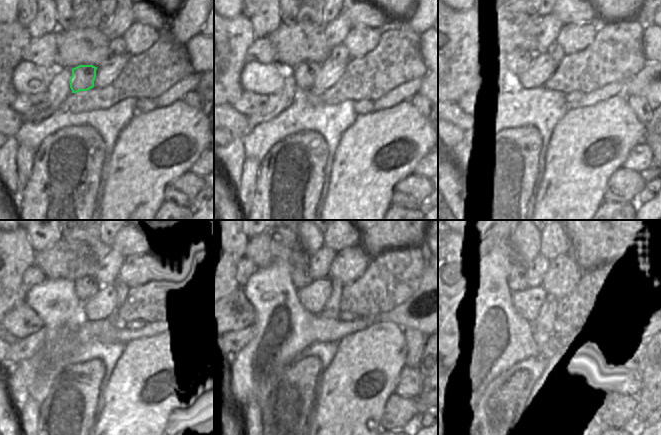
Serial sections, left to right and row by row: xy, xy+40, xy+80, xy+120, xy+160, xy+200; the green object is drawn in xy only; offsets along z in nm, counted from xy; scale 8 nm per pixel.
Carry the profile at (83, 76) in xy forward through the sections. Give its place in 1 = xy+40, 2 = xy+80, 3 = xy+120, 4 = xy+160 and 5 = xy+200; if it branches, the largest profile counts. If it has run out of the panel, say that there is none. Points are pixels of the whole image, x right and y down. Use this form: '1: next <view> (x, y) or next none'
1: next xy+40 (305, 73)
2: next xy+80 (521, 65)
3: next xy+120 (78, 283)
4: next xy+160 (299, 272)
5: next xy+200 (517, 280)

